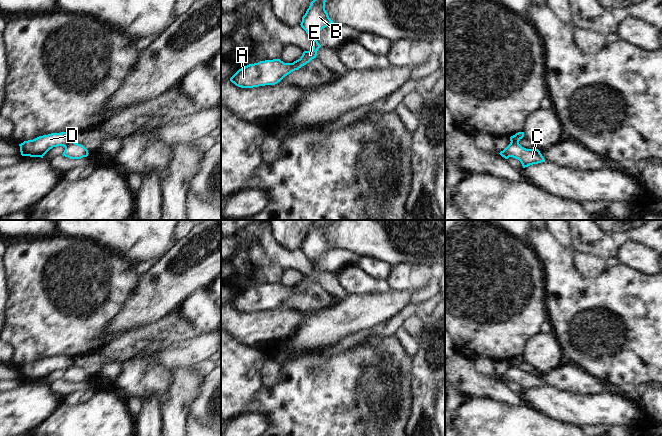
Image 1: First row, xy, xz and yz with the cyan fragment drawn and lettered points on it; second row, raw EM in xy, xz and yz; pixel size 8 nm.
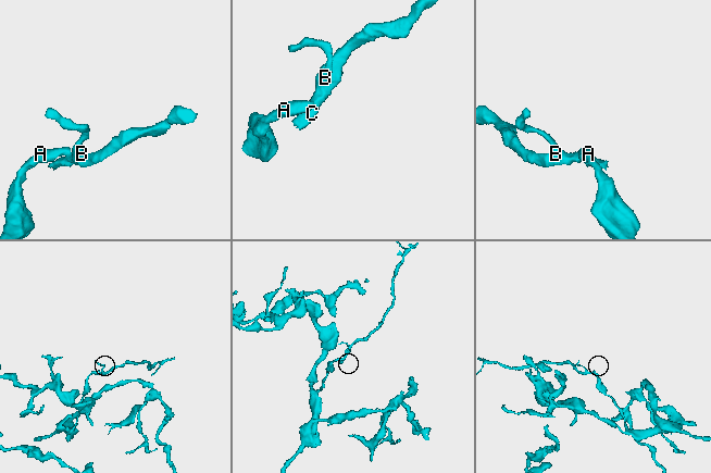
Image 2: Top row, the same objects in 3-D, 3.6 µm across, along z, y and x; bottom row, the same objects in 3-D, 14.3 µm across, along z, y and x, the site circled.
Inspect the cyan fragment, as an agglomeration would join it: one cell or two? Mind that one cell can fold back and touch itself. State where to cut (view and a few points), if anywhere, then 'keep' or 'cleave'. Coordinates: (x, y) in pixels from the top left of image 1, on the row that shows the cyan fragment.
cut in xy along (73, 141), (65, 147); cleave

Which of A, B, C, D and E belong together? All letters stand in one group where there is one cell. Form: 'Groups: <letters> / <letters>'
Groups: A D / B C E.

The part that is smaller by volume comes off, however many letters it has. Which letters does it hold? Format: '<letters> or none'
B, C, E

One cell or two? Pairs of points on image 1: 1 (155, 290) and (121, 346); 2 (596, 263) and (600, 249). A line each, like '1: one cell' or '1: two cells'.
1: two cells
2: two cells

